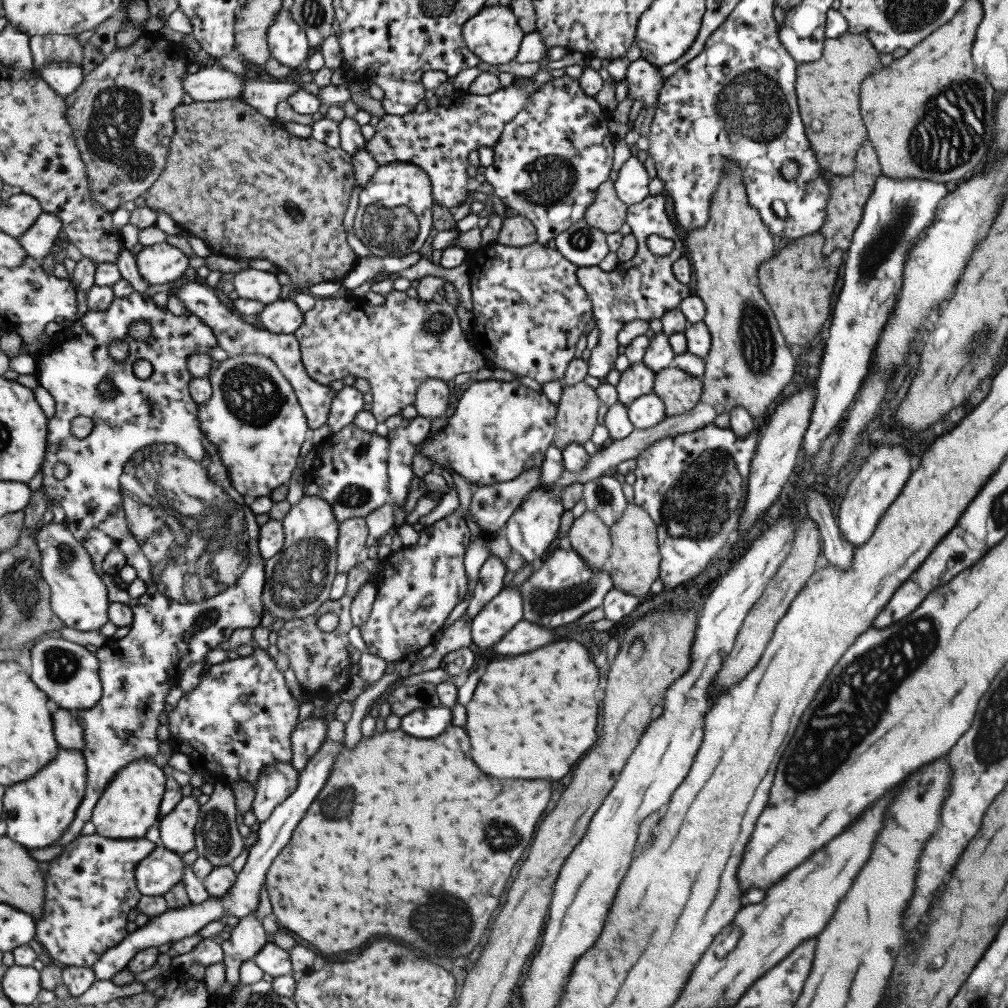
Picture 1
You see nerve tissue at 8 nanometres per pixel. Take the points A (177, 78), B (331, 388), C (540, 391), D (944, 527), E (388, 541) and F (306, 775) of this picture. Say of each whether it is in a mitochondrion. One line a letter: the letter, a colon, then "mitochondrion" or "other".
A: other
B: other
C: other
D: other
E: other
F: other

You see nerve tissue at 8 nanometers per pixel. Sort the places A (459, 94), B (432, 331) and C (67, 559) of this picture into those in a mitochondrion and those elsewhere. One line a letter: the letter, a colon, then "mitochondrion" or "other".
A: other
B: mitochondrion
C: mitochondrion

